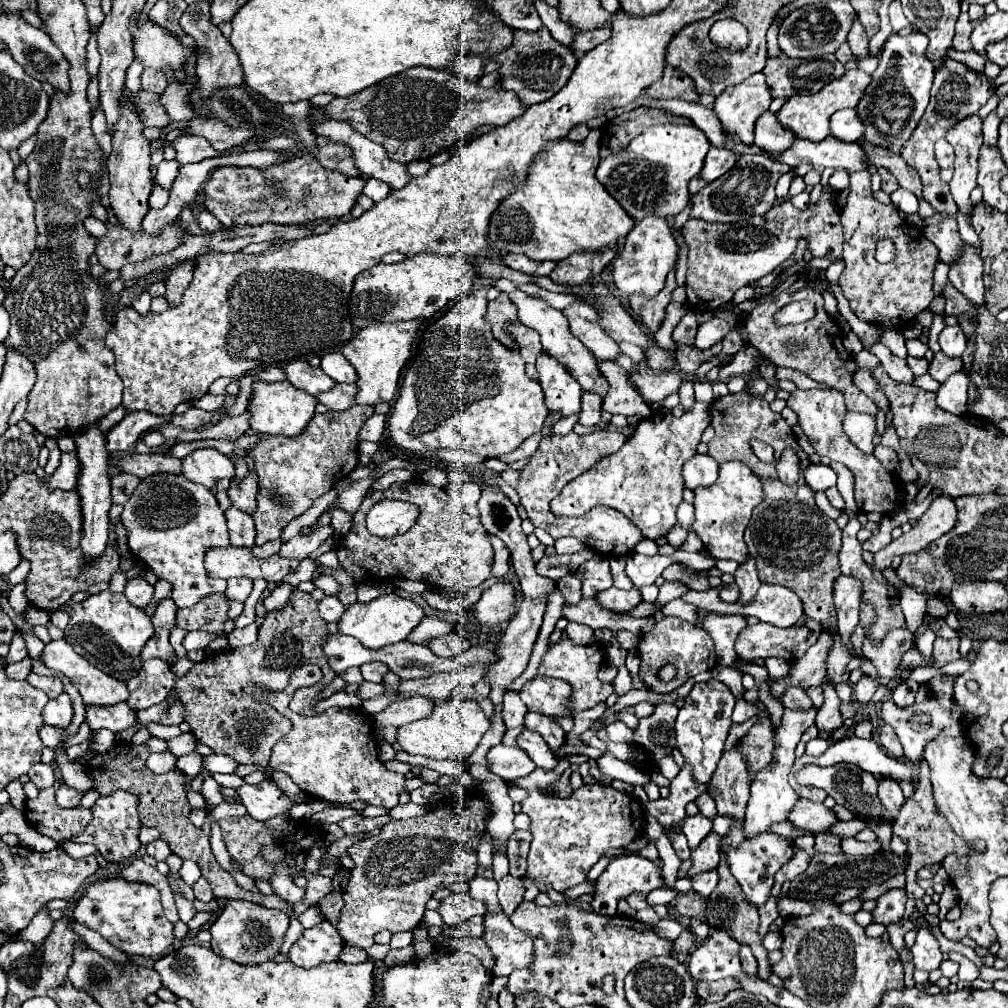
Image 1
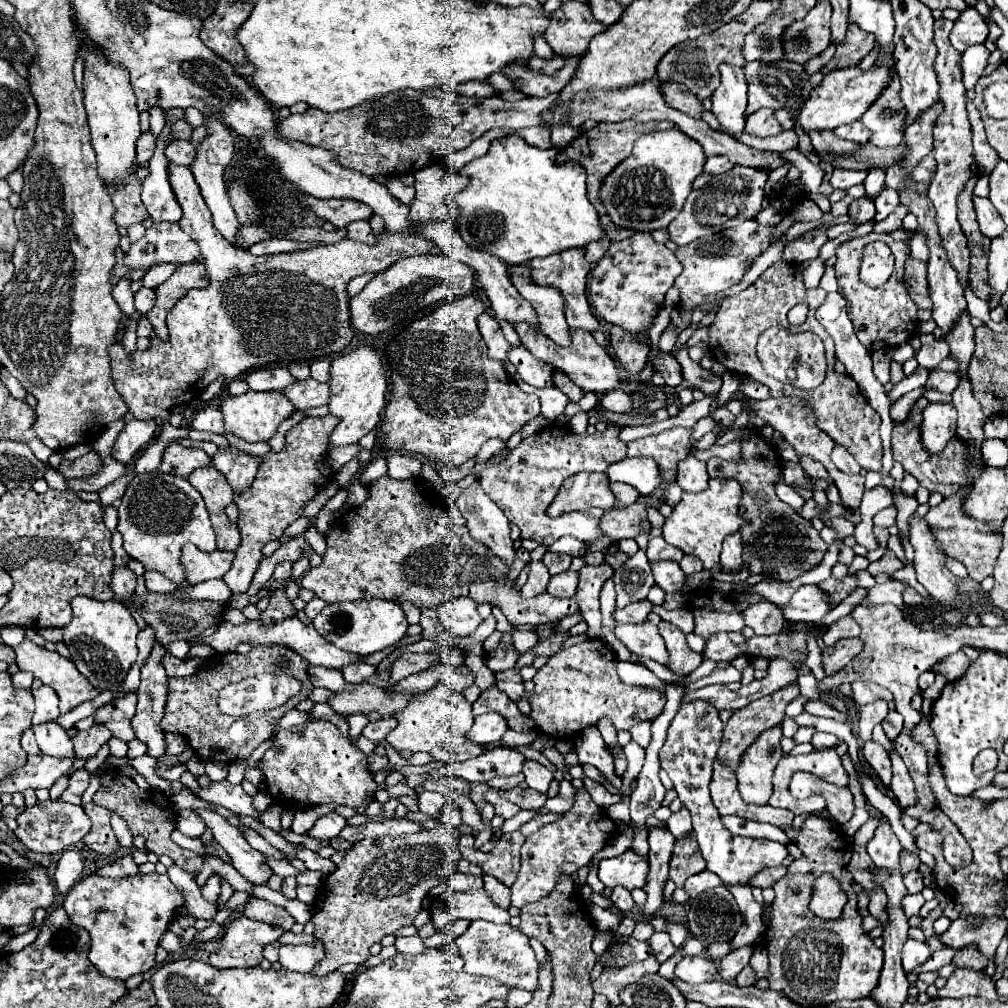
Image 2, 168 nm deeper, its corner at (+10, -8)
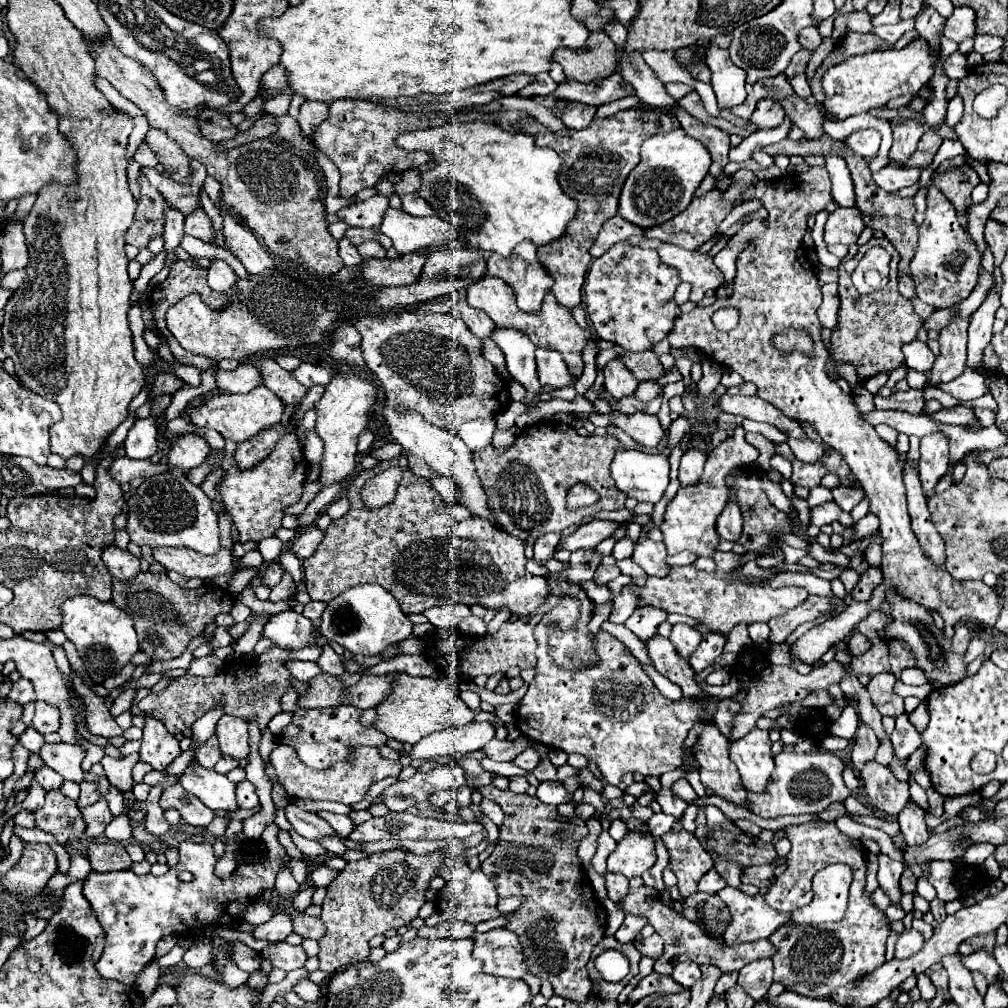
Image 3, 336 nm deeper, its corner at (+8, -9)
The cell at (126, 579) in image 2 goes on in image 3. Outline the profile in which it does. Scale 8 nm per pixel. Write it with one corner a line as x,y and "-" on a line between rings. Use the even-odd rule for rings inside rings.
114,545
108,547
108,551
104,551
104,563
110,575
118,581
128,581
140,573
140,561
130,551
118,549

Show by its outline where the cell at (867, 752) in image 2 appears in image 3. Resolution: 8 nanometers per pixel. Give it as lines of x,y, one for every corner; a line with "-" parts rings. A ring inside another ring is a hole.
868,761
860,771
870,805
886,815
898,815
900,807
908,801
908,783
898,781
890,767
876,761

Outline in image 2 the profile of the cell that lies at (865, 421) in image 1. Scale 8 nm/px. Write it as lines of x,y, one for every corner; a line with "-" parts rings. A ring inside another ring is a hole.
834,446
834,450
832,450
832,462
836,464
836,468
840,472
846,472
846,474
858,474
860,472
858,462
842,446

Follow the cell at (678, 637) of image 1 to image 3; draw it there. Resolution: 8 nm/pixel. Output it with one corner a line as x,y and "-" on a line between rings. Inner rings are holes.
682,623
680,625
674,625
672,627
672,633
670,633
672,645
676,647
678,655
682,659
686,659
686,661
688,661
688,655
692,651
696,651
696,645
700,645
700,639
702,639
702,635
694,627
682,625

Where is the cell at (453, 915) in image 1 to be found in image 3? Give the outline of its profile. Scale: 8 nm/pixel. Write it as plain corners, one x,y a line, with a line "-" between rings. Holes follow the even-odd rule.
474,871
466,881
446,883
436,899
438,911
448,913
452,919
482,923
488,919
502,917
498,911
498,893
482,871

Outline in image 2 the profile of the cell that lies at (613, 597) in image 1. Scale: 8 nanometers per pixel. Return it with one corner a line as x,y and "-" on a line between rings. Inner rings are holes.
642,600
626,606
624,610
616,610
614,620
620,624
642,624
650,612
652,612
652,602

